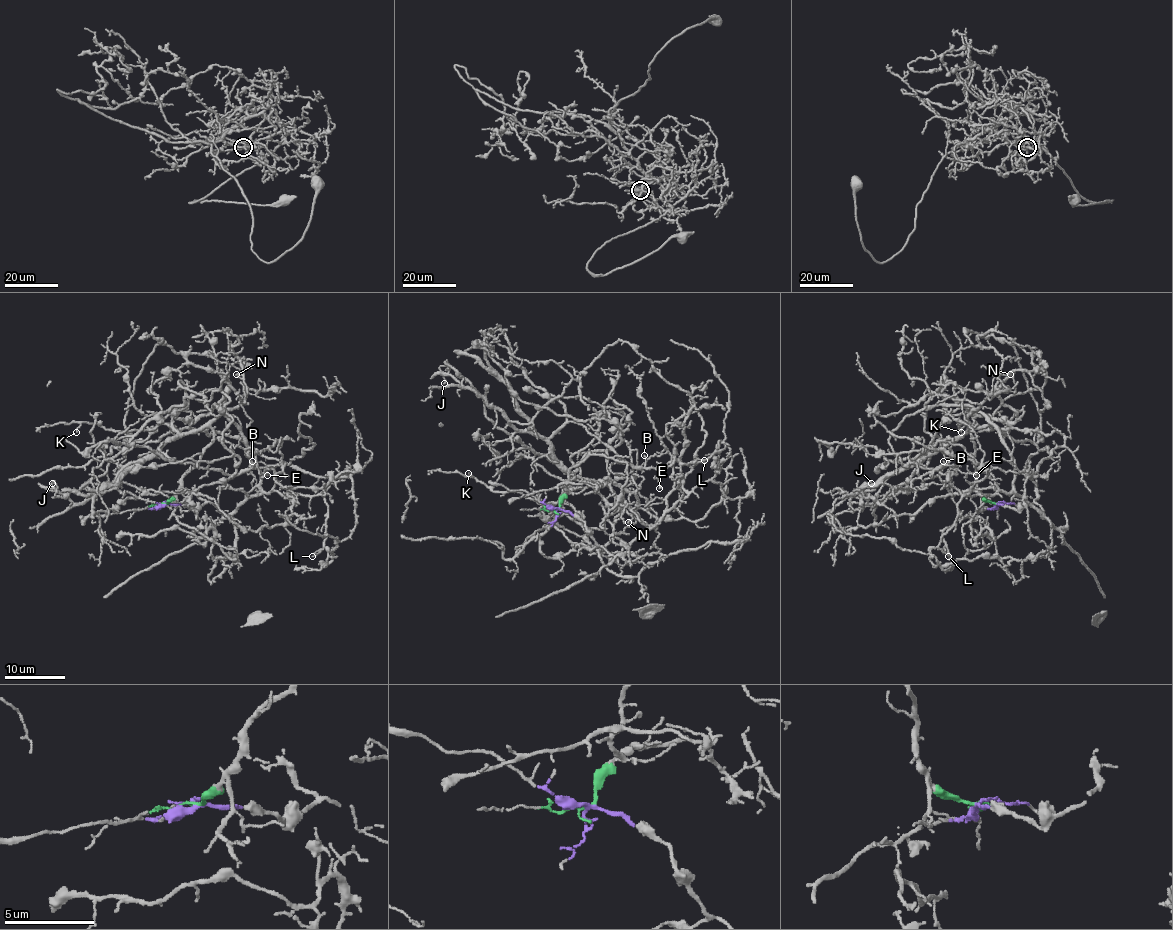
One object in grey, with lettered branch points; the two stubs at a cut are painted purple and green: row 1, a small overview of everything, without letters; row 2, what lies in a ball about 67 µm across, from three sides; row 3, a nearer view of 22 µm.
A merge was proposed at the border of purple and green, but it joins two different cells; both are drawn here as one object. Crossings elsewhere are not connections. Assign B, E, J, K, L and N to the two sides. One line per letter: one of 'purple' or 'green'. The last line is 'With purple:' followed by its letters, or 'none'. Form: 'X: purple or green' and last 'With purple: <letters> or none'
B: green
E: green
J: green
K: green
L: purple
N: green
With purple: L

